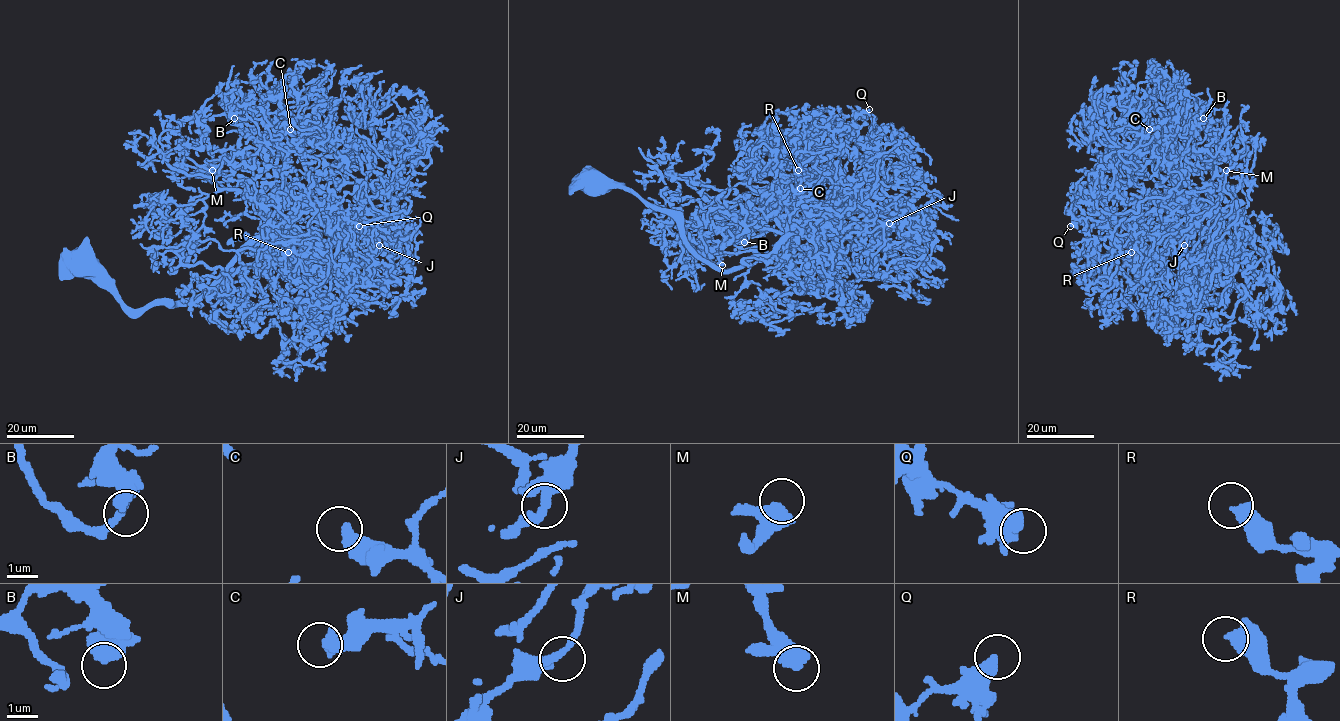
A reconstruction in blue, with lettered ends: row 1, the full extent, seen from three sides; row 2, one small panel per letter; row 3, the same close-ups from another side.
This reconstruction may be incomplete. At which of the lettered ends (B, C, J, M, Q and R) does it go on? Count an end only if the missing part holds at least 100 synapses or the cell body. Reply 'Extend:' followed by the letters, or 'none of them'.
Extend: M

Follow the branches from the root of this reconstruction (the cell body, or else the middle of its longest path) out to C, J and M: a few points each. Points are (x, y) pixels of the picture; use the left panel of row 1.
C: (81, 267), (132, 309), (198, 297), (276, 228), (268, 198), (300, 148), (284, 134), (308, 141), (290, 129)
J: (81, 267), (129, 308), (186, 304), (314, 192), (336, 199), (341, 237), (390, 239), (379, 245)
M: (81, 267), (129, 308), (186, 304), (298, 209), (325, 216), (199, 175), (209, 181), (212, 170)

